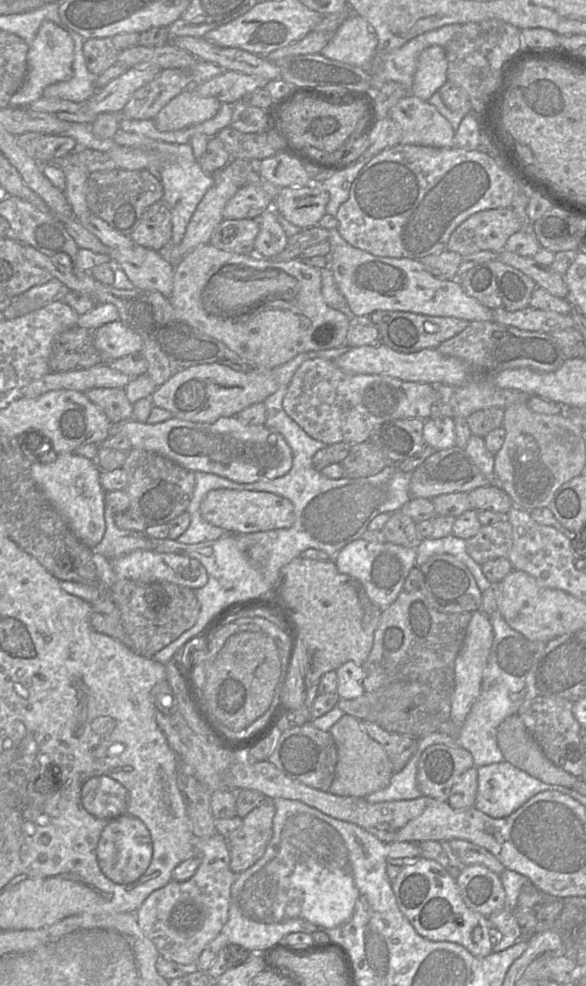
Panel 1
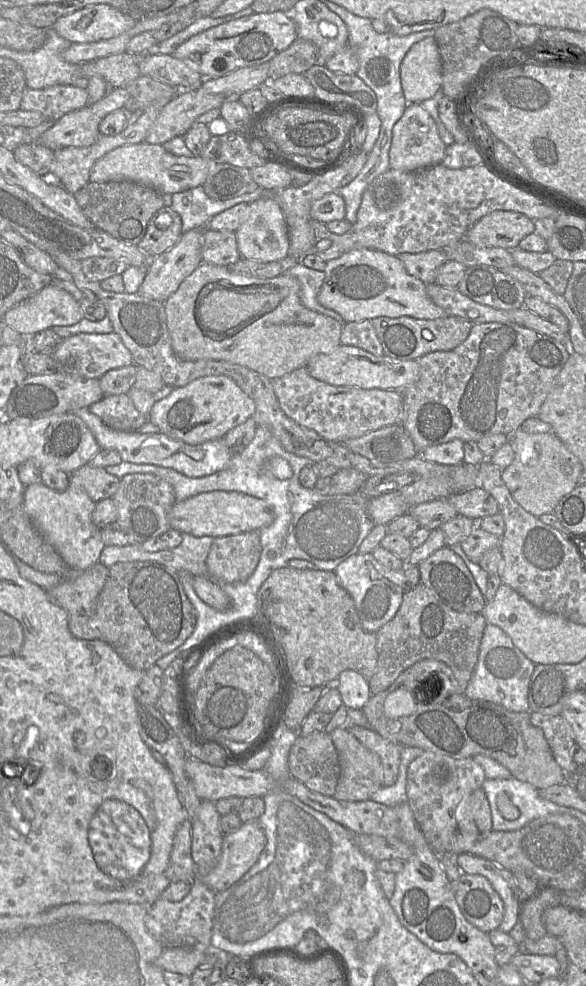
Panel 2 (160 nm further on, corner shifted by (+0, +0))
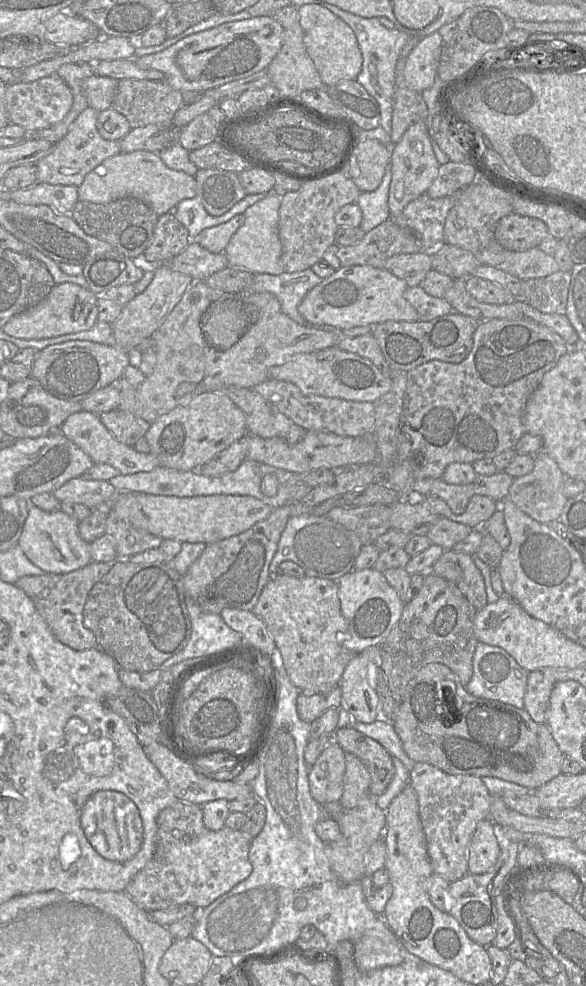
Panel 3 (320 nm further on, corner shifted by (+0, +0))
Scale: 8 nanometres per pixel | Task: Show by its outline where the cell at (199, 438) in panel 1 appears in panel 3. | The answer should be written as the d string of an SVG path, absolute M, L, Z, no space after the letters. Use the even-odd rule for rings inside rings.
M85 410L77 411L67 417L59 430L81 448L94 463L108 464L116 468L122 475L148 472L160 466L158 459L150 452L137 452L134 447L119 442L103 425L99 416L95 413Z

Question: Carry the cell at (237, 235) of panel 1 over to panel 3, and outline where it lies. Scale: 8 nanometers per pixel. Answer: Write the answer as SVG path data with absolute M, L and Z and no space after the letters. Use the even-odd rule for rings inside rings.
M191 241L180 254L165 263L172 270L190 276L194 281L199 281L226 268L228 259L224 252L214 254L195 241Z

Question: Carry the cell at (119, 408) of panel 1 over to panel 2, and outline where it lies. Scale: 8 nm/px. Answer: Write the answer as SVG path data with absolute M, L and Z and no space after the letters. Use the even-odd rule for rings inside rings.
M128 393L104 396L91 404L88 409L106 426L118 431L138 431L149 421L135 408Z

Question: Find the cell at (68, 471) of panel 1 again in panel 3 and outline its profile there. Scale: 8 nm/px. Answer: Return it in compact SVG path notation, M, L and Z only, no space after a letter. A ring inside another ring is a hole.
M30 504L18 545L28 559L45 573L67 574L83 568L91 561L90 544L84 541L78 532L79 523L61 509L46 512Z

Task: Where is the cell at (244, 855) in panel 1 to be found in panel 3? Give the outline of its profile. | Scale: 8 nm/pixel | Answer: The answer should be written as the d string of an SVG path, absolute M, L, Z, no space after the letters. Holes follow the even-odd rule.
M176 801L163 809L157 818L156 848L148 863L132 878L125 893L147 912L168 909L180 904L191 904L203 909L217 898L229 892L234 886L248 878L253 867L249 861L250 843L242 831L223 827L212 831L203 823L202 806Z

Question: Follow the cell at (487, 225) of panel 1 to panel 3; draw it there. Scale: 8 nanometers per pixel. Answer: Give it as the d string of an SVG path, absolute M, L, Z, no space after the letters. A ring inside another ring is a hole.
M516 213L502 217L495 228L495 238L499 244L515 252L538 247L548 235L549 229L542 220Z

